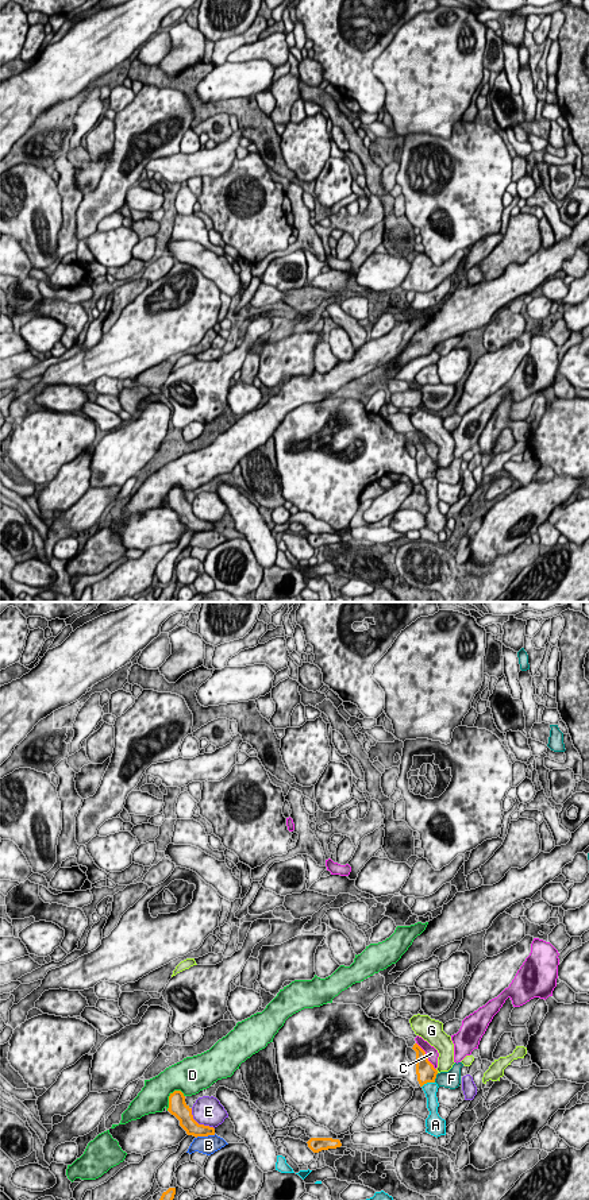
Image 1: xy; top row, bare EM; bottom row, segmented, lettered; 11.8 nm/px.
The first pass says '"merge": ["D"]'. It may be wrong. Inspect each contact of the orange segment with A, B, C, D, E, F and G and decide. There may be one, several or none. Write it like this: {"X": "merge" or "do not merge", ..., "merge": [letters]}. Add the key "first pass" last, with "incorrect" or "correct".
{"A": "do not merge", "B": "do not merge", "C": "do not merge", "D": "do not merge", "E": "do not merge", "F": "do not merge", "G": "do not merge", "merge": [], "first pass": "incorrect"}

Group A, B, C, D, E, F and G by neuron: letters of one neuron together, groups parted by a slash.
A / B / C / D / E / F / G

